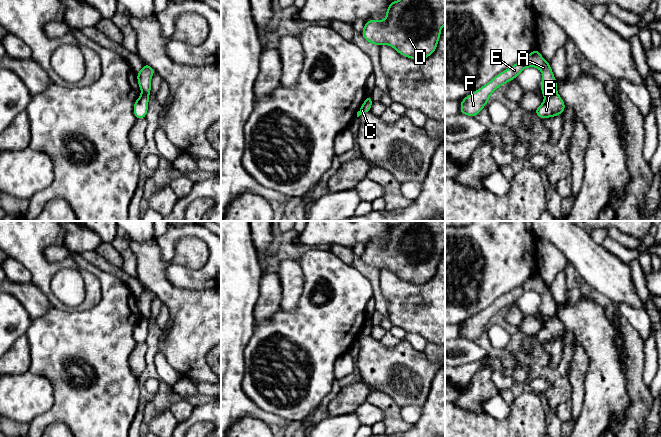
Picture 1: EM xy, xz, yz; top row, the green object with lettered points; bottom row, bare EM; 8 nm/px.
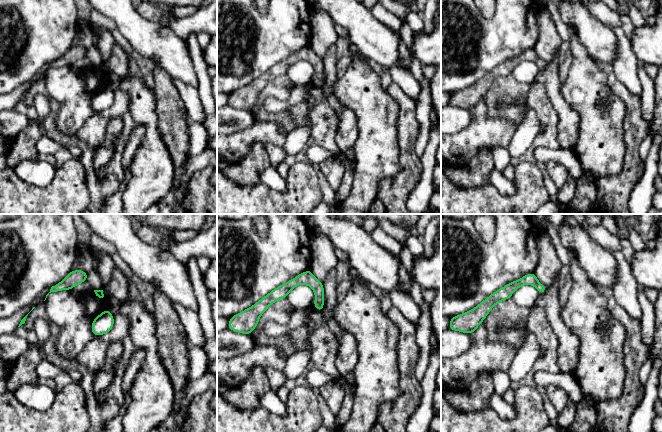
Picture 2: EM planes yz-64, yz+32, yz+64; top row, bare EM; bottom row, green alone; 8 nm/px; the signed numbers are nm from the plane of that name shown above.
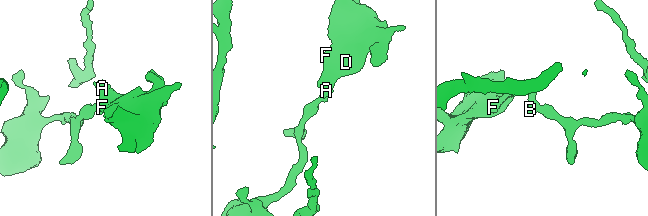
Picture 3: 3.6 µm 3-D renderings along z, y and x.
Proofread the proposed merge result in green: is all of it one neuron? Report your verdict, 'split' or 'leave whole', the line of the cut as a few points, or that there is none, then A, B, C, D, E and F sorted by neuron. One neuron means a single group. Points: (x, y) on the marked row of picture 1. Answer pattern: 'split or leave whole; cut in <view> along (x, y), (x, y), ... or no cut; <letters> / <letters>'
split; cut in yz along (555, 90), (545, 96); A D E F / B C

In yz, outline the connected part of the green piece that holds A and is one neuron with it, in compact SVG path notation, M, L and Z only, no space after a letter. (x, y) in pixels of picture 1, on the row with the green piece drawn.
M539 50L530 52L523 60L496 75L487 84L461 100L460 113L475 117L489 101L492 93L500 86L515 79L525 68L535 67L542 72L543 80L541 92L543 96L551 95L556 91L557 81L549 62L545 61Z

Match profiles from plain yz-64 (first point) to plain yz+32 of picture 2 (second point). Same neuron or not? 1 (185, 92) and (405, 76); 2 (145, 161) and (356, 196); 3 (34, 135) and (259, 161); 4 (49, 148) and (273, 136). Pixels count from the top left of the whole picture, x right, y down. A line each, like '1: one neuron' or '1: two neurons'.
1: one neuron
2: one neuron
3: one neuron
4: two neurons

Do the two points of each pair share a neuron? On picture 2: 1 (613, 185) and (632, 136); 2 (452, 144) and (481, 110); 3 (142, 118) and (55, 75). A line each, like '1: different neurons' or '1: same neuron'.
1: same neuron
2: same neuron
3: different neurons

